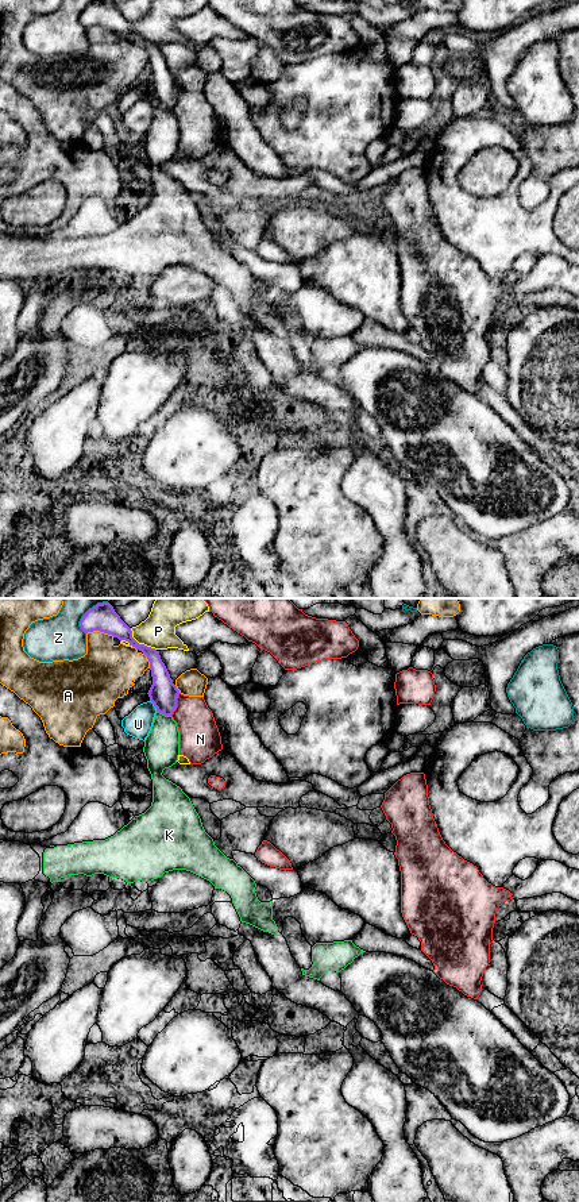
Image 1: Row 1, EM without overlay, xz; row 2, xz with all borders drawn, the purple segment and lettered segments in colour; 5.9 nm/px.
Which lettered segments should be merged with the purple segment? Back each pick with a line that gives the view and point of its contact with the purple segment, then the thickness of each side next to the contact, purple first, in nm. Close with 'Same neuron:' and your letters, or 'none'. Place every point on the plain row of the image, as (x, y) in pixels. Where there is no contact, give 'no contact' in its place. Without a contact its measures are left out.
Same neuron: none

